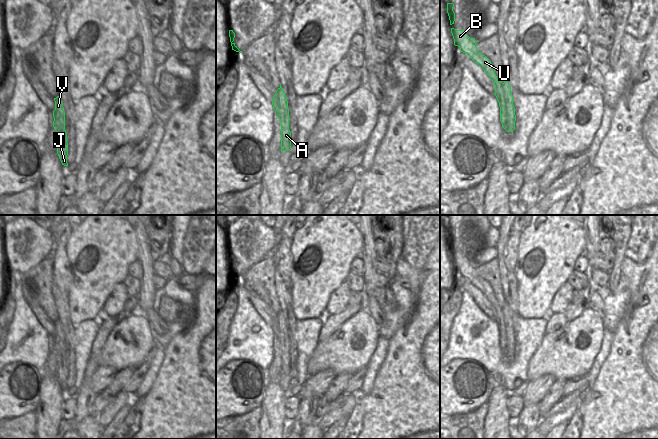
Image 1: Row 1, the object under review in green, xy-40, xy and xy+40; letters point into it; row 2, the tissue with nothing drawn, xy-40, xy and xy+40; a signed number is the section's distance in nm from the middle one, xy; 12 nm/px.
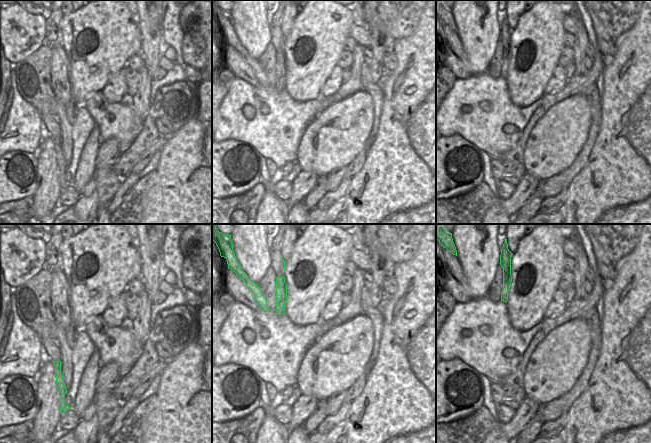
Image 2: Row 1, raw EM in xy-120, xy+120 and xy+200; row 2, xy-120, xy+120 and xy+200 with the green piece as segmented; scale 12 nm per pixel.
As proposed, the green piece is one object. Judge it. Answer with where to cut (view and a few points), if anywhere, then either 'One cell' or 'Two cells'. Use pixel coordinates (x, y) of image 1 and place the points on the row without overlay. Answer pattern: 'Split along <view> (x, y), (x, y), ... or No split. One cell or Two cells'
Split along xy+40 (502, 307), (506, 332), (506, 354). Two cells.

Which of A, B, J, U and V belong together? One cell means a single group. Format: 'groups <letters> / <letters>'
groups A J V / B U

